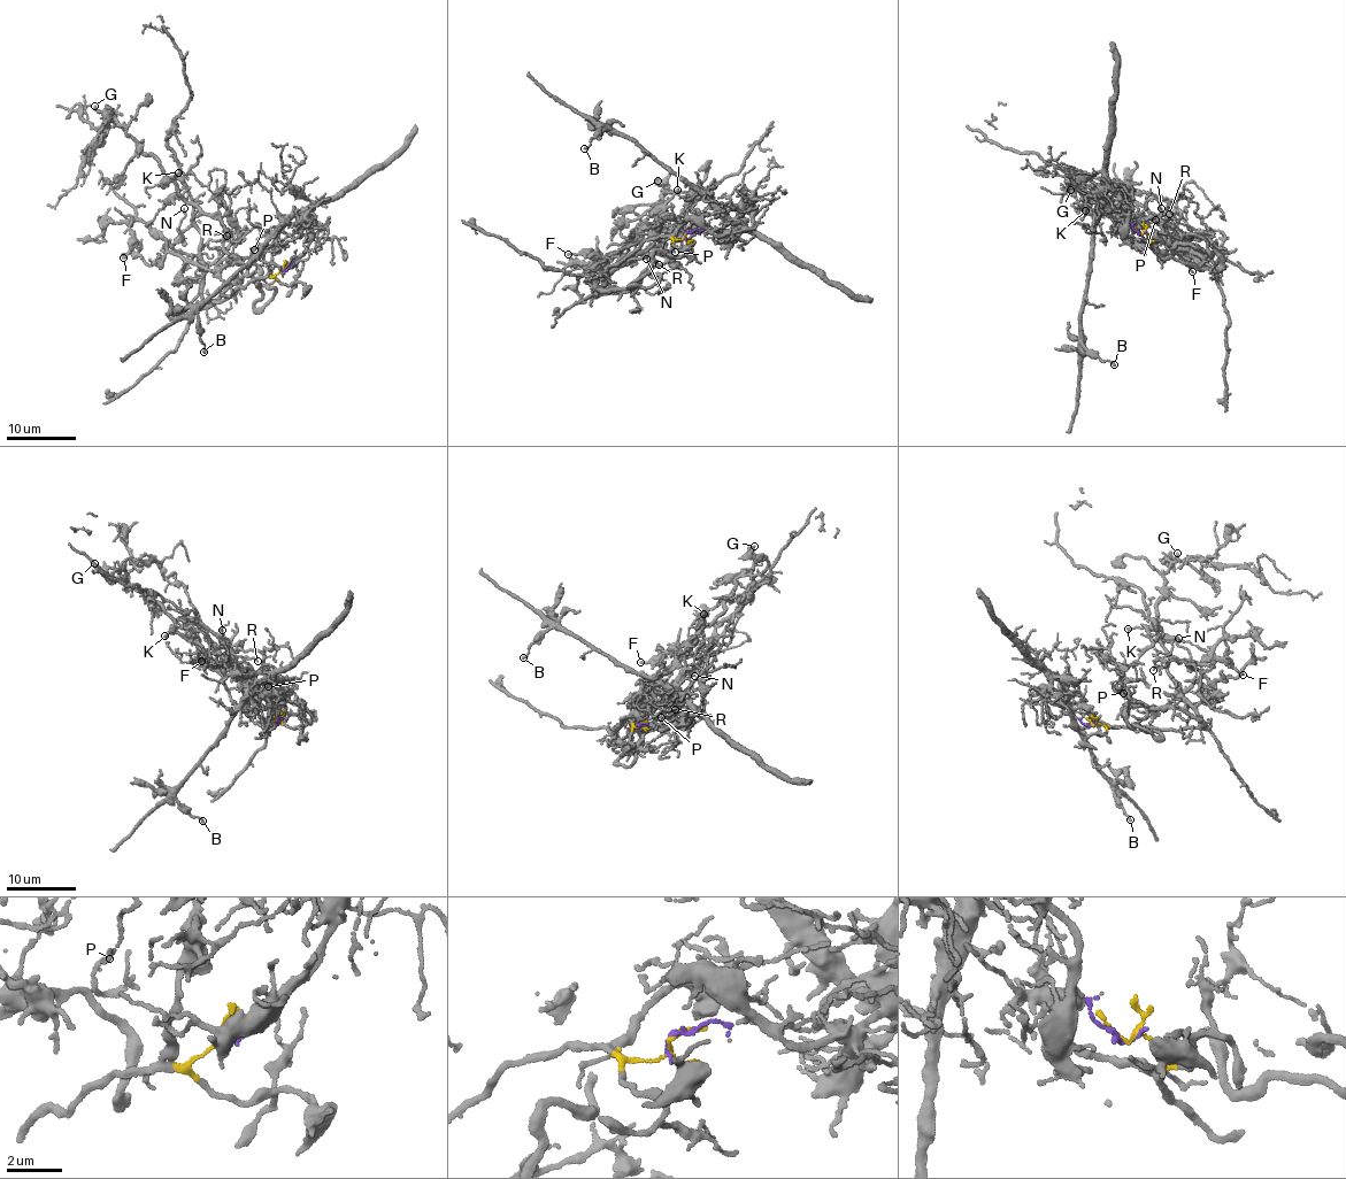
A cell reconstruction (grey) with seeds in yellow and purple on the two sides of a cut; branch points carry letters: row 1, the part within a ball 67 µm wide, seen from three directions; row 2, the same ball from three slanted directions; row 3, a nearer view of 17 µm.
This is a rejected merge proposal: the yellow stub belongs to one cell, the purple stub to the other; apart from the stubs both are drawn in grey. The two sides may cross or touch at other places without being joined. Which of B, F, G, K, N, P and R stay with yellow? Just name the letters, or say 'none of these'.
F, G, K, N, P, R

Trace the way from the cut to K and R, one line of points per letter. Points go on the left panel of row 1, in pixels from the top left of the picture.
K: (283, 270), (208, 305), (208, 266), (241, 238), (223, 239), (222, 223), (179, 195), (179, 172)
R: (283, 270), (247, 282), (244, 287), (235, 290), (208, 305), (200, 290), (201, 233), (222, 232), (227, 236)

